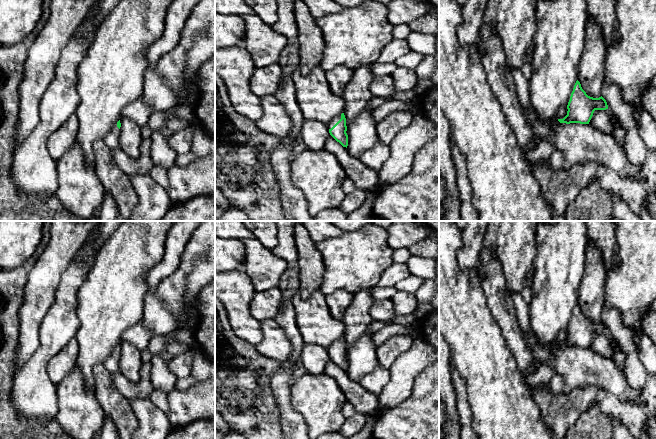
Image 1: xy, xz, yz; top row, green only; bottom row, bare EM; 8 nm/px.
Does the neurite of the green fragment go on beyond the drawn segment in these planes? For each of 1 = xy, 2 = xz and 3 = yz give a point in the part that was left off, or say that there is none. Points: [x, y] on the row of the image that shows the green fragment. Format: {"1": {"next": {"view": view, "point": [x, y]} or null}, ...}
{"1": {"next": {"view": "xy", "point": [111, 139]}}, "2": {"next": {"view": "xz", "point": [330, 124]}}, "3": {"next": null}}

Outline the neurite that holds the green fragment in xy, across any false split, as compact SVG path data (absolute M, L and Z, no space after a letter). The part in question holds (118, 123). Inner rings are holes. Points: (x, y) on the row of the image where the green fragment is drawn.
M120 120L113 125L109 132L102 139L108 147L111 149L120 148L119 146L119 134L120 134L121 123Z

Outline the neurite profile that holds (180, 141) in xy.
M189 125L184 129L175 131L169 138L166 138L171 148L177 155L191 152L193 139L193 127Z

